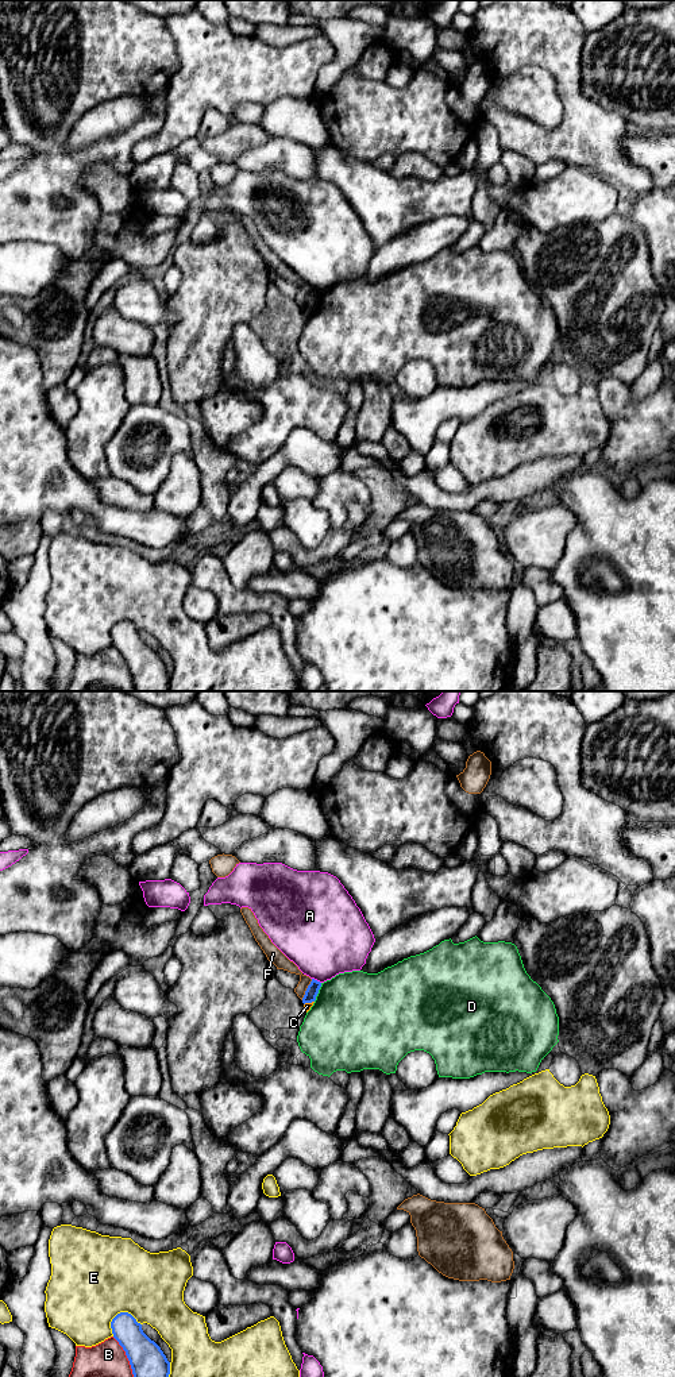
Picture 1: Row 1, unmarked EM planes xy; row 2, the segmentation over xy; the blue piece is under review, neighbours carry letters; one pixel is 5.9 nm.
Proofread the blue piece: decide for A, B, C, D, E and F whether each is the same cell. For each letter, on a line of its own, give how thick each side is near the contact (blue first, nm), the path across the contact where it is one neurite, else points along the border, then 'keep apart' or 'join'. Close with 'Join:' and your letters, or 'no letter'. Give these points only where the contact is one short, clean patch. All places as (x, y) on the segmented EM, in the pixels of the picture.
A: calibres 70 and 440 nm; keep apart
B: calibres 200 and 200 nm; keep apart
C: calibres 70 and 40 nm; border xy (313, 1001), (304, 1005); keep apart
D: calibres 70 and 500 nm; keep apart
E: calibres 180 and 460 nm; keep apart
F: calibres 70 and 90 nm; keep apart
Join: no letter

